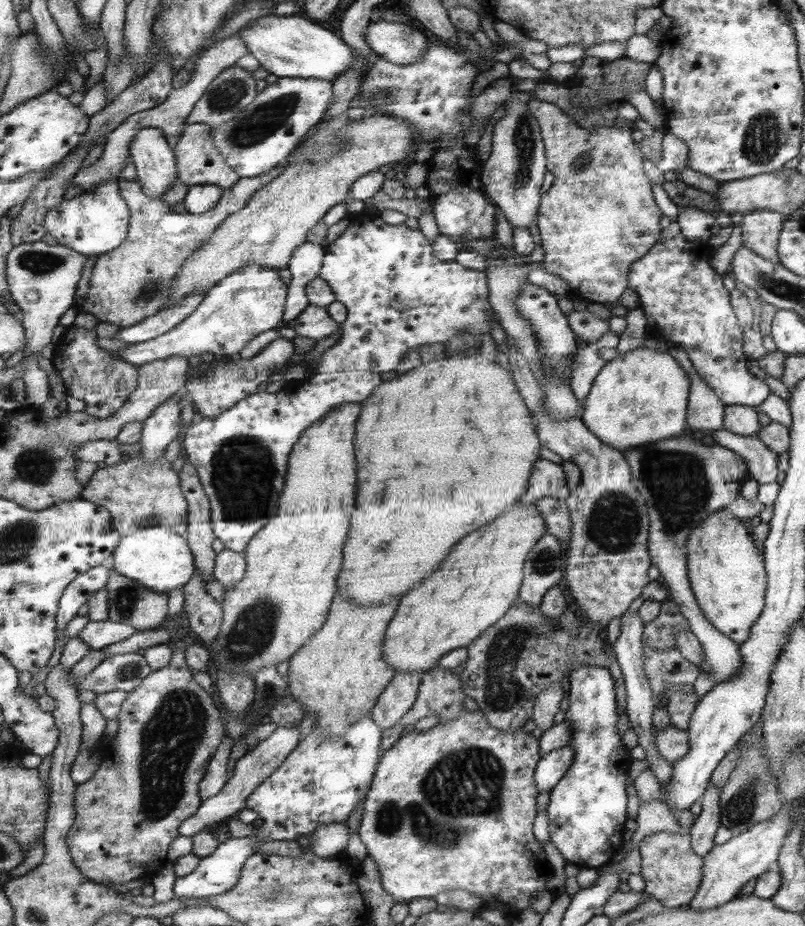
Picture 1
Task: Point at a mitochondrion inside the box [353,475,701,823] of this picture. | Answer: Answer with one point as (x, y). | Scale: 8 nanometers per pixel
(501, 691)

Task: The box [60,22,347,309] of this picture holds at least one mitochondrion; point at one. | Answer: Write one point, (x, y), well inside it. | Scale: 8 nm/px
(259, 124)

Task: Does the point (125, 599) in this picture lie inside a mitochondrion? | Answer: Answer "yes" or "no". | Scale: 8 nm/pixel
yes

